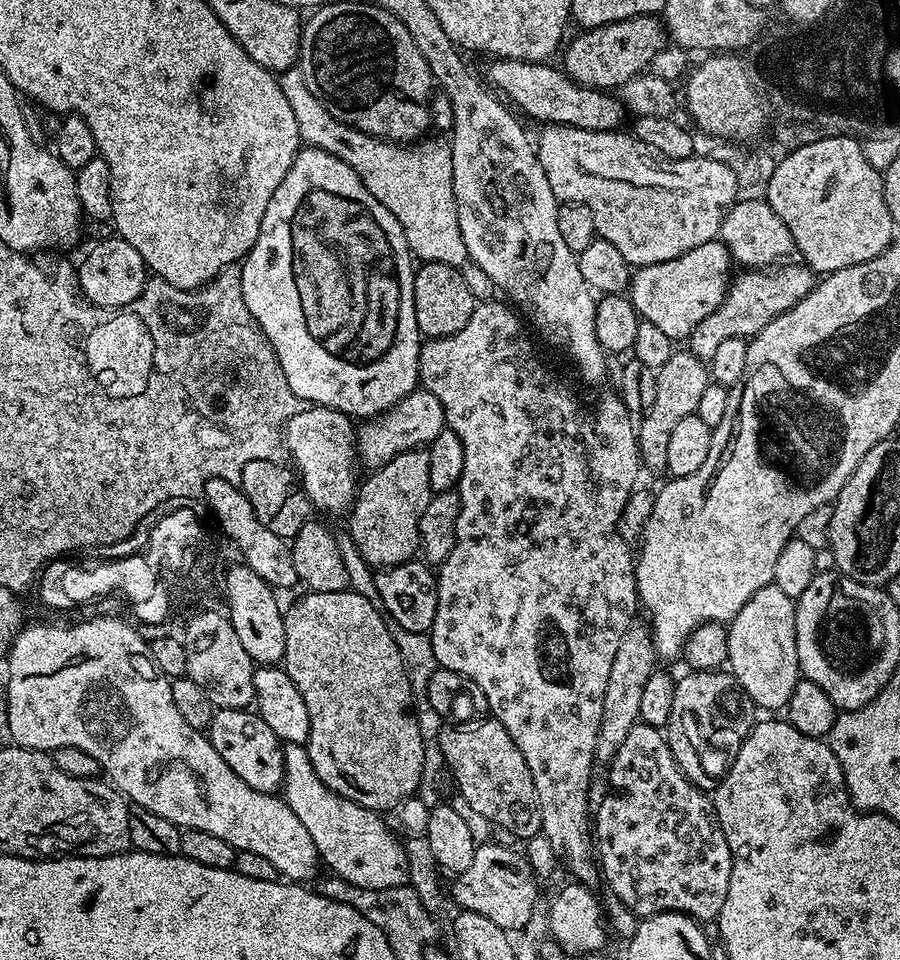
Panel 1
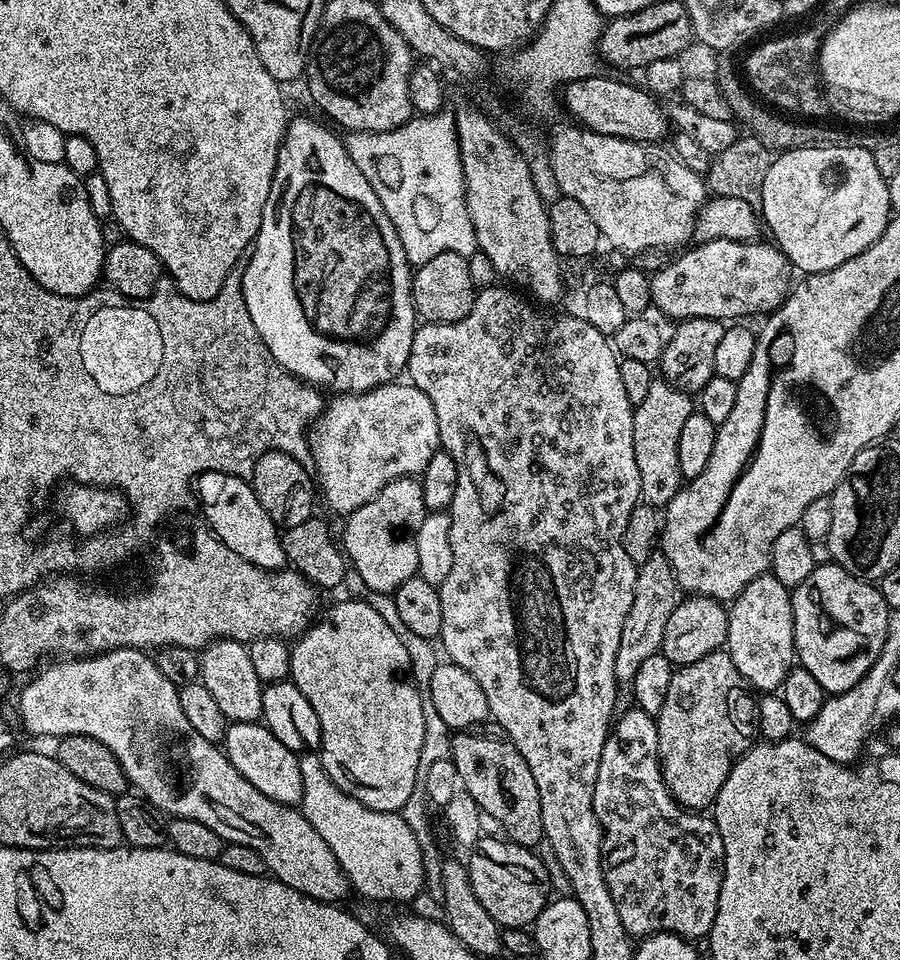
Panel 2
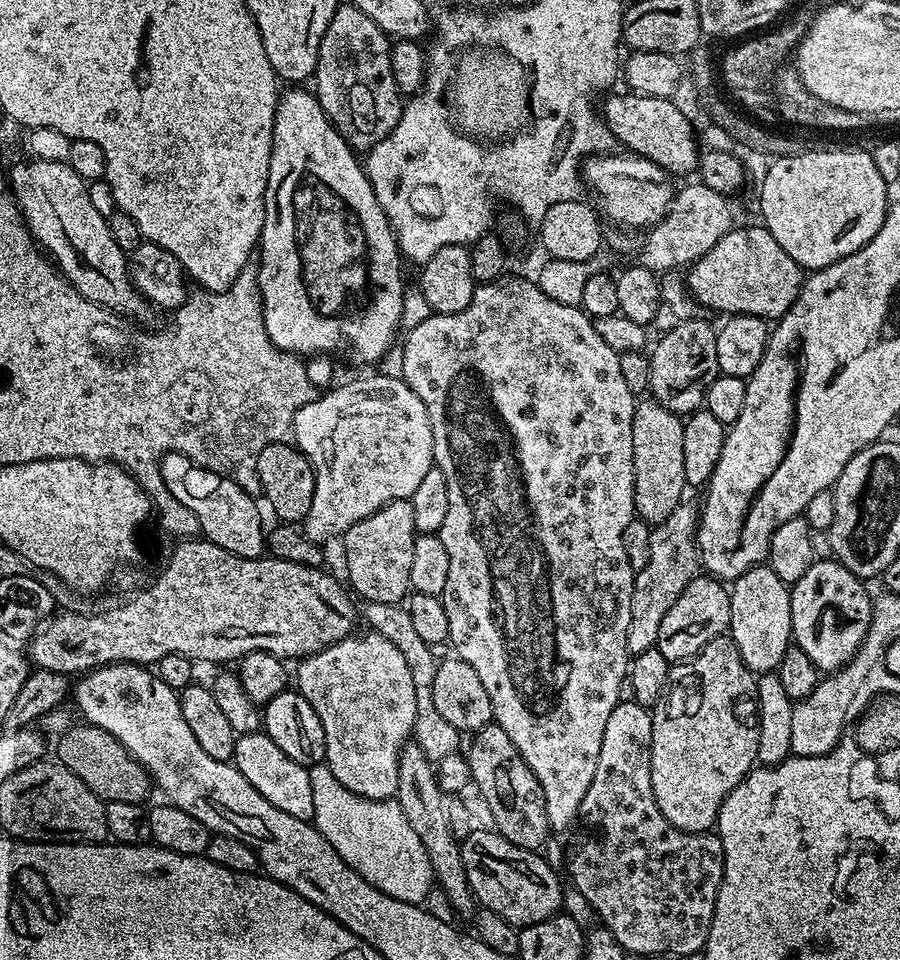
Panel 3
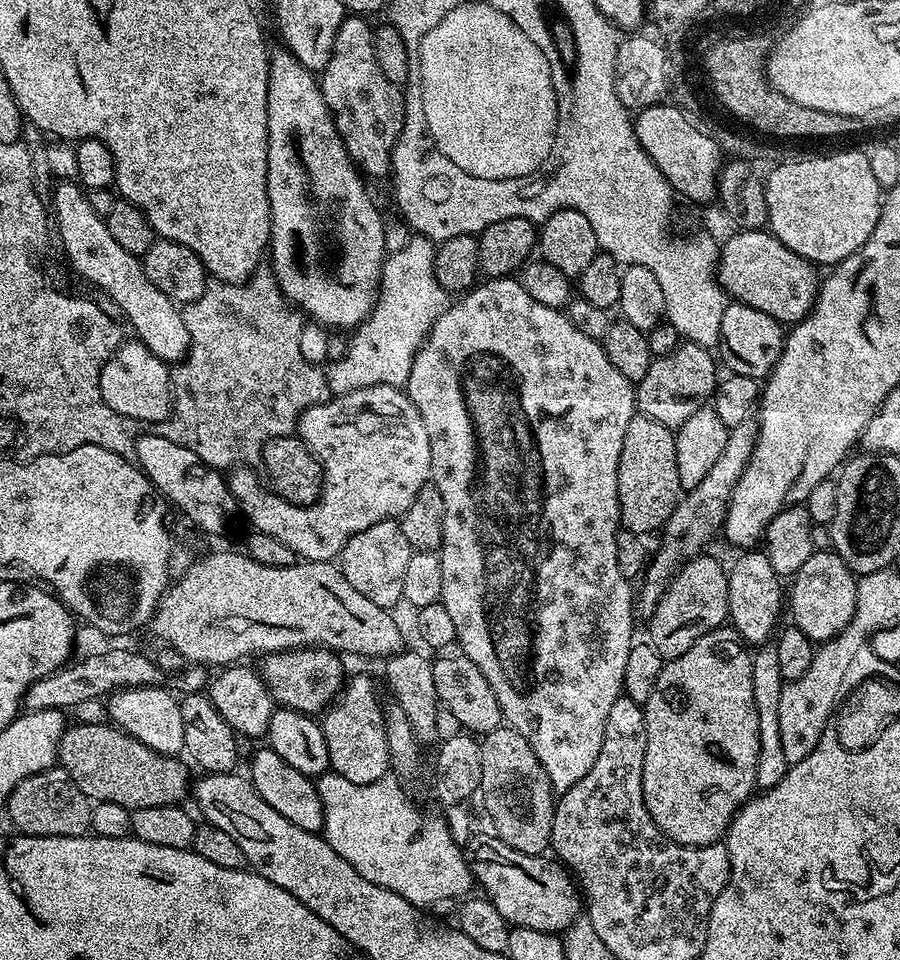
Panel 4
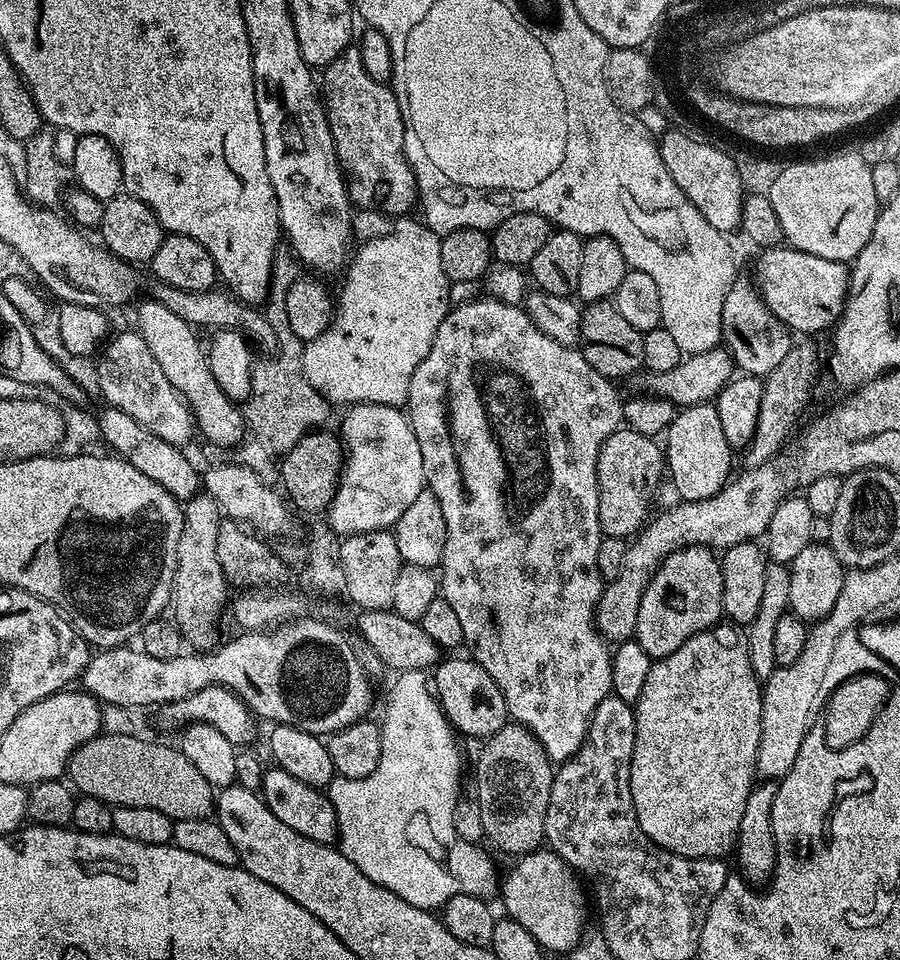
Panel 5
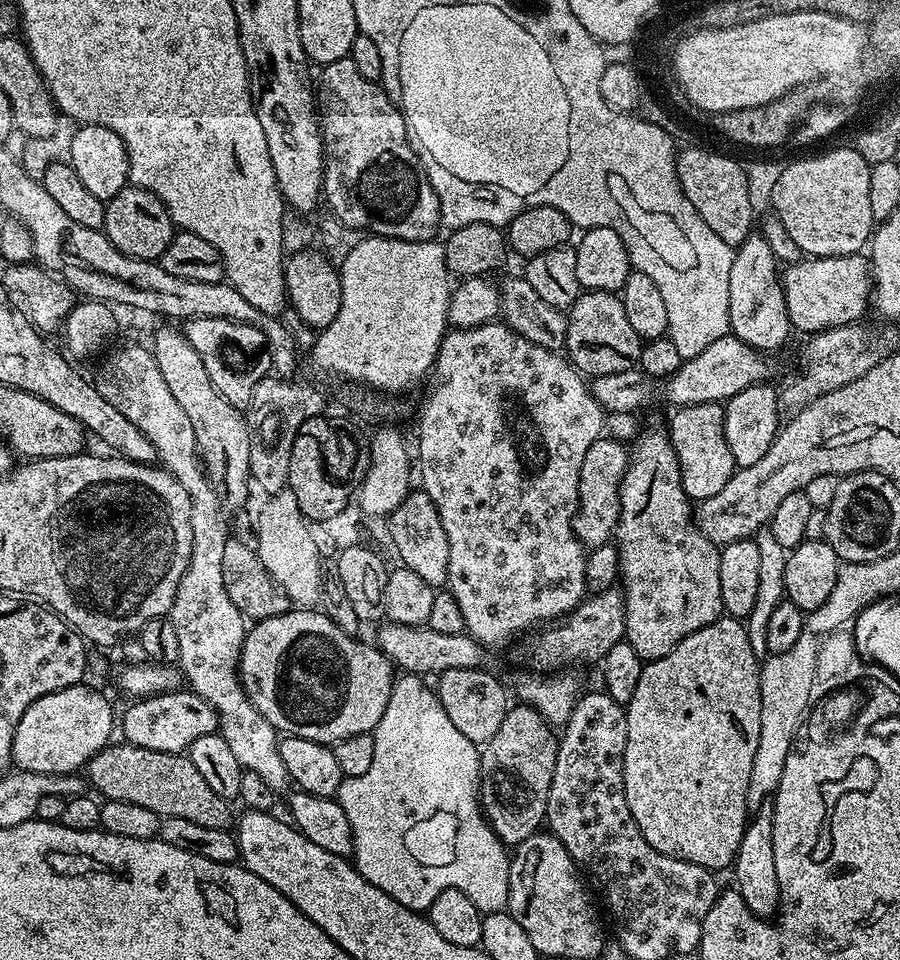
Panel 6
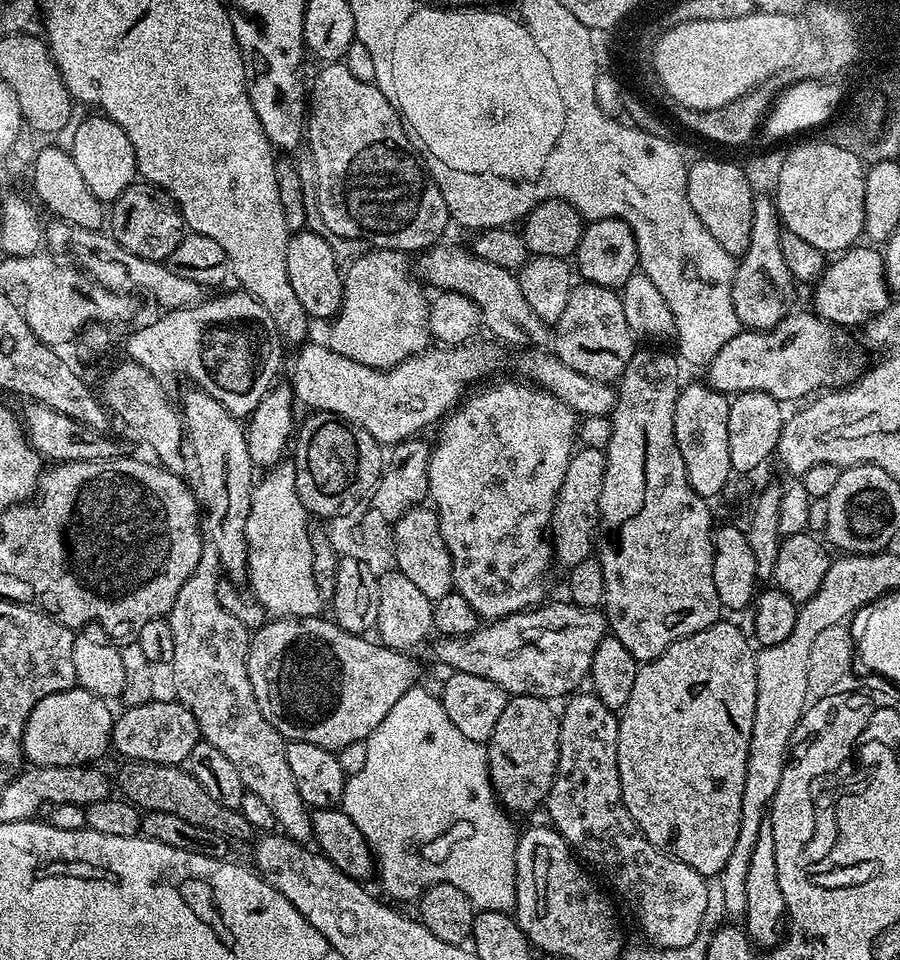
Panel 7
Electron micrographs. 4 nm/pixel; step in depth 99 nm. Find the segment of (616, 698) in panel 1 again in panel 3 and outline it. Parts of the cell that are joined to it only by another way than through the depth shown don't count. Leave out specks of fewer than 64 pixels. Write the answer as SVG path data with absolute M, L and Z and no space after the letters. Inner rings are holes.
M681 502L661 524L655 525L650 534L650 559L640 572L635 573L630 598L630 627L626 630L626 650L632 656L642 654L642 650L656 647L658 629L666 610L678 602L678 594L698 575L700 549L696 547L696 525L698 508L694 503Z

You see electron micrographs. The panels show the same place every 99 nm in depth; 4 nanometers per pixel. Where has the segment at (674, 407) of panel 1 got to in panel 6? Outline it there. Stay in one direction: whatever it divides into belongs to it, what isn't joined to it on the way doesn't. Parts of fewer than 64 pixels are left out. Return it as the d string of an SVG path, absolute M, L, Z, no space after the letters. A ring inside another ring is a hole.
M601 438L586 450L580 471L580 503L572 520L574 533L585 549L591 550L613 539L620 517L620 483L628 469L629 449L619 440Z

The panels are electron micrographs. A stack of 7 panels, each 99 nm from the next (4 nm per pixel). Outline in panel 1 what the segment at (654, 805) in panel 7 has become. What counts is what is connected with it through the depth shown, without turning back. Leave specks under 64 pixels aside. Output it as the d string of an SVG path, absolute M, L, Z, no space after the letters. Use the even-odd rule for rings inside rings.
M689 671L687 675L681 675L676 682L666 739L684 777L699 788L712 790L734 762L740 743L752 730L752 715L757 715L758 709L731 671Z

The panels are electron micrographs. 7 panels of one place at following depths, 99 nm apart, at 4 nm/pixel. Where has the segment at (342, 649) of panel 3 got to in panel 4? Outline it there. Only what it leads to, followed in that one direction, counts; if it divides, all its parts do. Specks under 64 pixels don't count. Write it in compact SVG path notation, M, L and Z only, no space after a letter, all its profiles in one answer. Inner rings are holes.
M356 676L345 683L341 693L323 713L326 750L330 750L331 771L355 784L378 782L389 775L384 704L376 697L376 684L368 676Z

